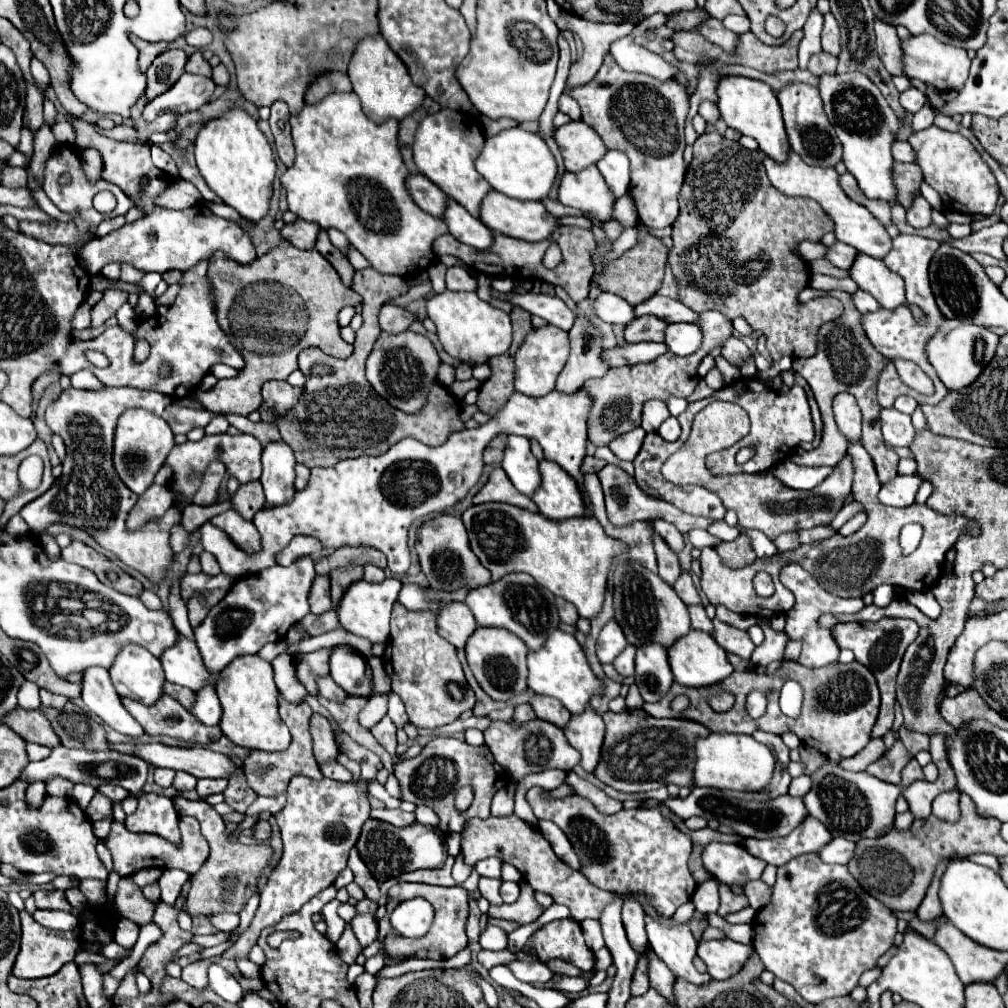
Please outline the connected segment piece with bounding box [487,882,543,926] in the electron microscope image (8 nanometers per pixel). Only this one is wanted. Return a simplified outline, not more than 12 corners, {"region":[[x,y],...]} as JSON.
{"region":[[521,882],[517,902],[491,906],[493,918],[535,922],[543,910],[535,902],[533,888]]}

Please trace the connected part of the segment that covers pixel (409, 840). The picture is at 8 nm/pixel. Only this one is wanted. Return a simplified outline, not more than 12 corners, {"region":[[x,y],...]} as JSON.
{"region":[[369,818],[355,844],[377,882],[445,864],[423,824]]}

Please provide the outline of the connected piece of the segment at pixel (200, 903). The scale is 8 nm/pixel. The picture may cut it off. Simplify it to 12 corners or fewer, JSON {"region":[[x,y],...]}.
{"region":[[173,800],[195,816],[211,854],[191,876],[191,916],[239,914],[273,858],[265,842],[229,842],[203,800]]}

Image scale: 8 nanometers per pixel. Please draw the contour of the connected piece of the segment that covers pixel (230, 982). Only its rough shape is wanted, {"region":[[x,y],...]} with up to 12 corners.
{"region":[[219,964],[209,966],[209,986],[239,1004],[245,990]]}

